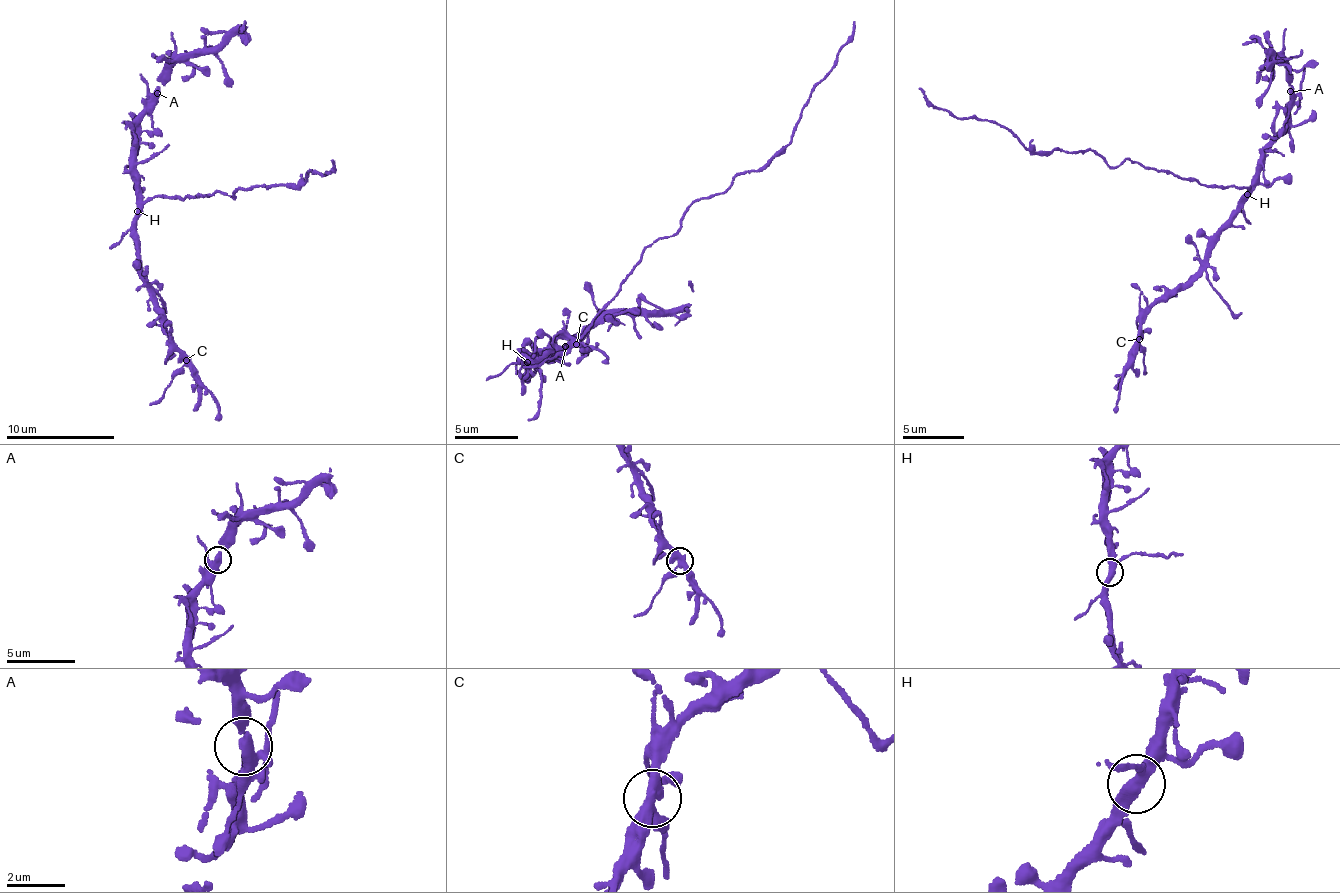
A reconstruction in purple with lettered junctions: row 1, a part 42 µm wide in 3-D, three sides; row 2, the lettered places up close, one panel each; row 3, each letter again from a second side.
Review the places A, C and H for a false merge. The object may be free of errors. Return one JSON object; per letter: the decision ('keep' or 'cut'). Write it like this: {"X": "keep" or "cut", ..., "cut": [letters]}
{"A": "keep", "C": "cut", "H": "keep", "cut": ["C"]}

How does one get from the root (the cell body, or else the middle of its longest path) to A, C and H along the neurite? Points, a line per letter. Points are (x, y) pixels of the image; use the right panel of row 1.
A: (1192, 181), (1203, 185), (1250, 188), (1259, 174), (1266, 144), (1287, 122), (1290, 90)
C: (1192, 181), (1248, 191), (1241, 213), (1218, 237), (1211, 254), (1146, 316), (1140, 339)
H: (1192, 181), (1203, 185), (1246, 187), (1247, 194)

